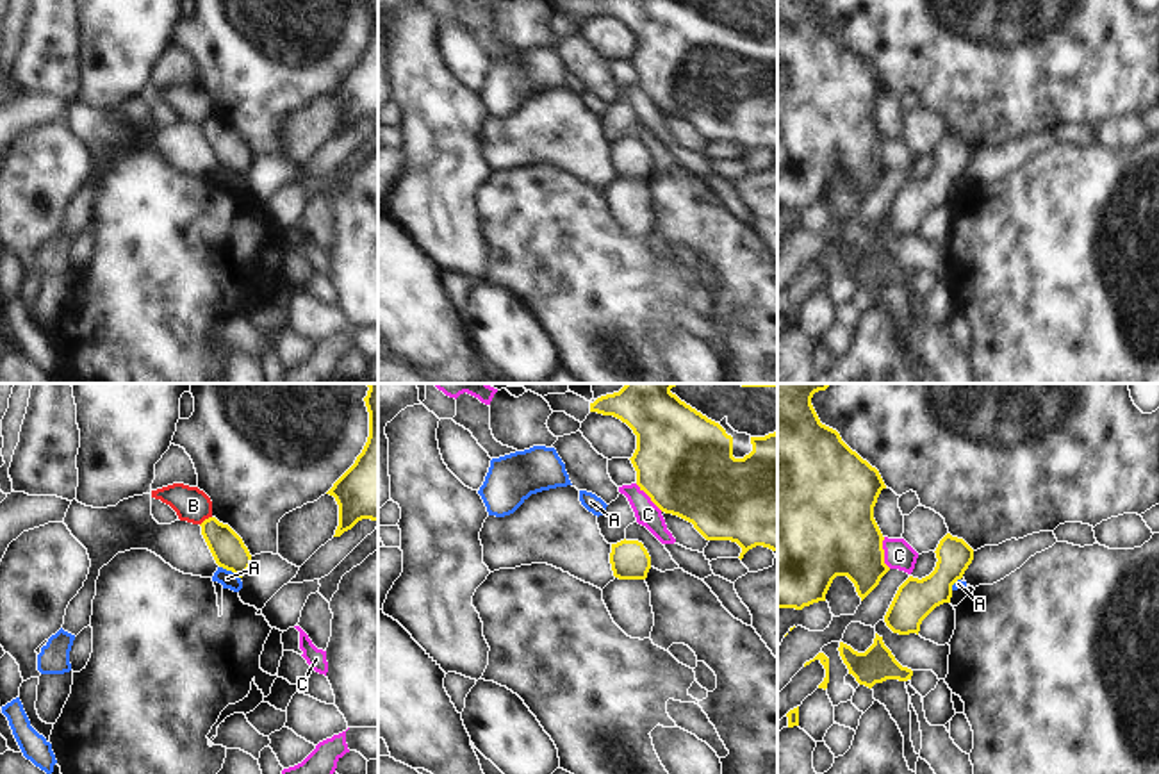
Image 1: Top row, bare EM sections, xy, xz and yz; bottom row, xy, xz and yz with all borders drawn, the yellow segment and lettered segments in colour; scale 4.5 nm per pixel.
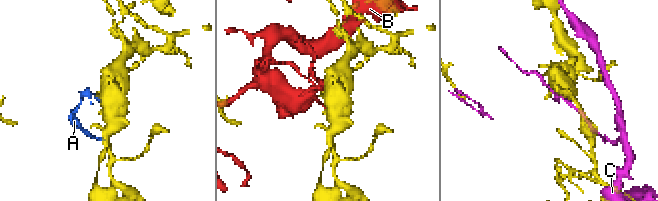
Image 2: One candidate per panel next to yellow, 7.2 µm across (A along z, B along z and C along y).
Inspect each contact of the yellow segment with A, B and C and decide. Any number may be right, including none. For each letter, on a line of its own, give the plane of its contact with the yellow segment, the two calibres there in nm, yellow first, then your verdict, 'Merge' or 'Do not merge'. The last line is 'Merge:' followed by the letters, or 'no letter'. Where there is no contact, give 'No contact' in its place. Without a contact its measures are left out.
A: Touches yellow in xy. Thickness 150 nm (yellow) against 80 nm. Do not merge
B: Touches yellow in xy. Thickness 150 nm (yellow) against 160 nm. Do not merge
C: Touches yellow in yz. Thickness 380 nm (yellow) against 130 nm. Do not merge
Merge: no letter.

